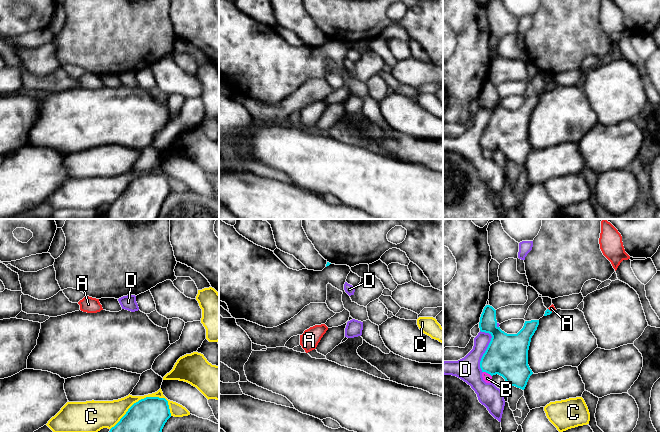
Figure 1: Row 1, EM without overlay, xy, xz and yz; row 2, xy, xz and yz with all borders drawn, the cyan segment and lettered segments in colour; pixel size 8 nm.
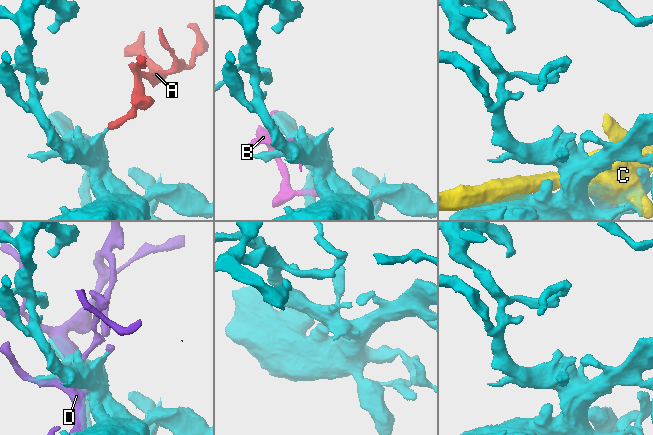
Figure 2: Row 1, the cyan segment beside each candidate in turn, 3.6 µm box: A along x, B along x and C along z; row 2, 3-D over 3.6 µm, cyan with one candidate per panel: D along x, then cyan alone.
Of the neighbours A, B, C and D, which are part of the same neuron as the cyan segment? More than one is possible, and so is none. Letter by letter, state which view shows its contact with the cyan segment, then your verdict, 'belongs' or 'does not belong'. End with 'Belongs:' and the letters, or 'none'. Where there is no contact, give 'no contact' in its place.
A: contact in yz; belongs
B: contact in yz; does not belong
C: contact in xy; does not belong
D: contact in yz; does not belong
Belongs: A

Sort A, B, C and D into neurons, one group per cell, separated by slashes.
A / B / C / D

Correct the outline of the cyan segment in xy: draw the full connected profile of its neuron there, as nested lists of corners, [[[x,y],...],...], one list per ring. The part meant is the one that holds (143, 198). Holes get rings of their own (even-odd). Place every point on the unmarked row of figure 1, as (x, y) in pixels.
[[[146,173],[134,179],[120,195],[120,197],[110,205],[109,210],[103,216],[93,218],[71,218],[71,219],[158,219],[162,205],[171,193],[168,177],[165,174]]]

